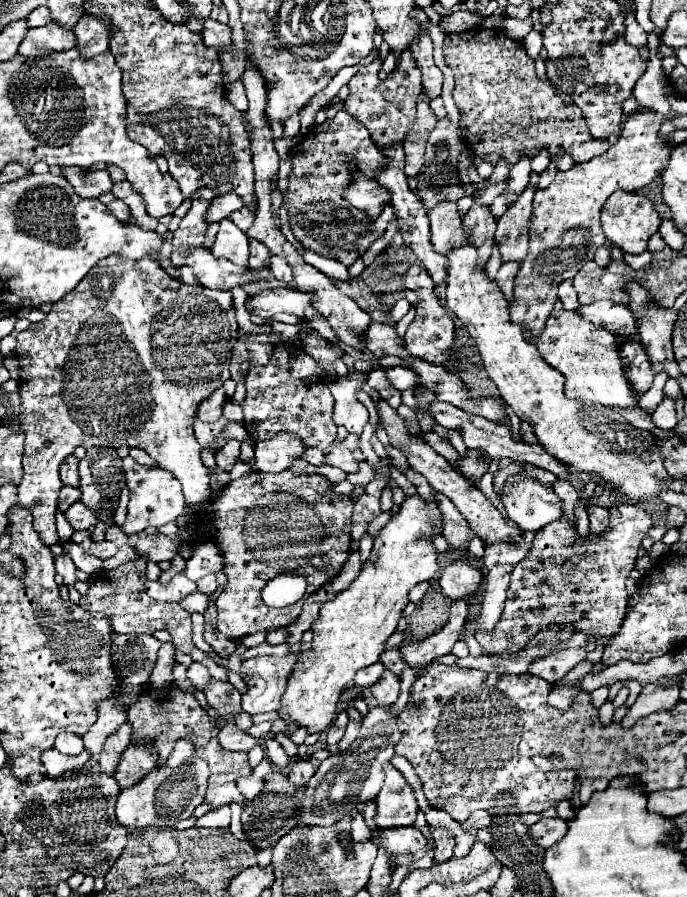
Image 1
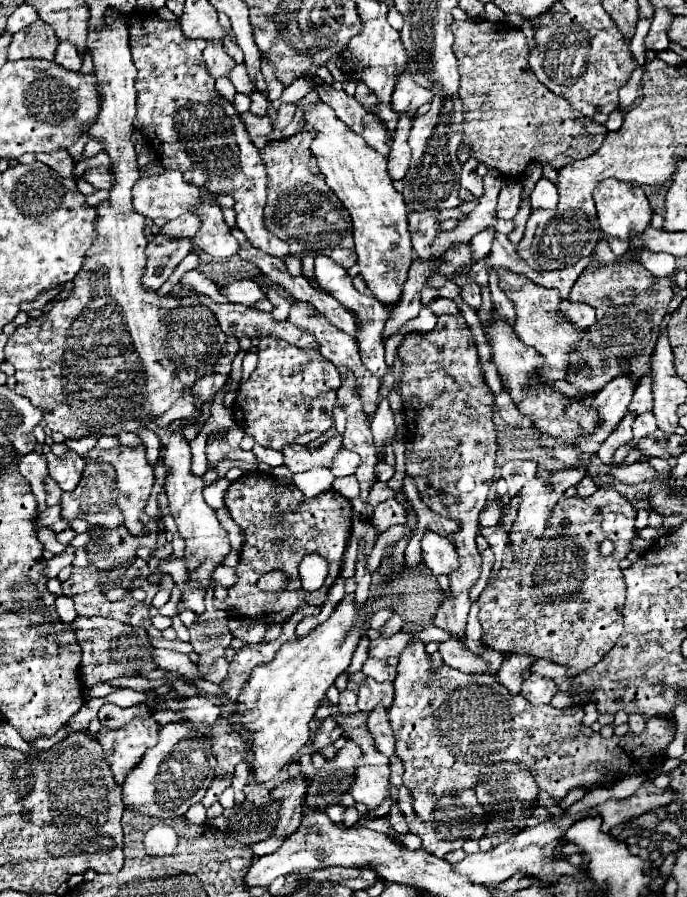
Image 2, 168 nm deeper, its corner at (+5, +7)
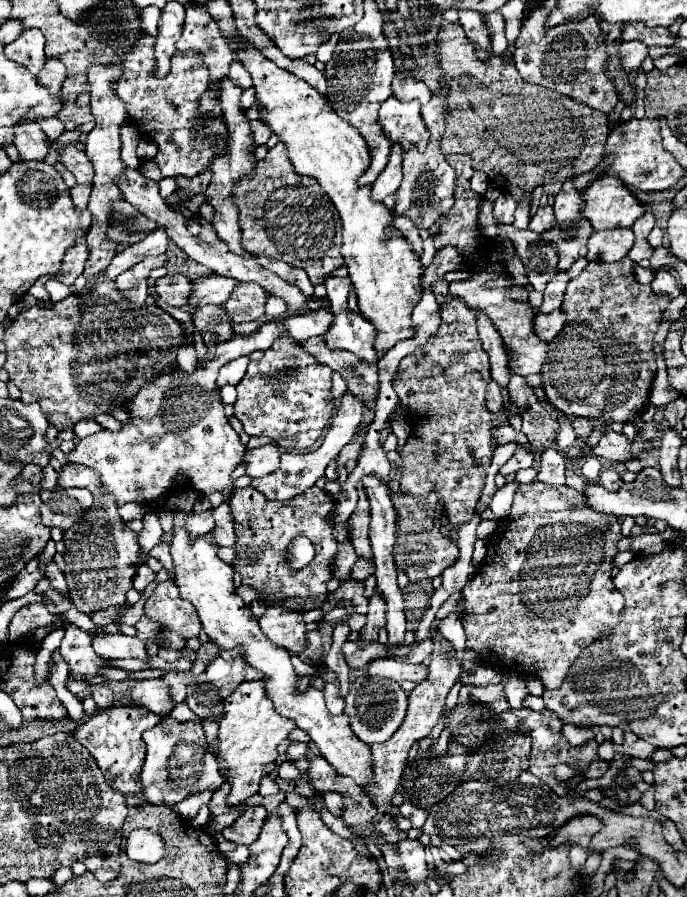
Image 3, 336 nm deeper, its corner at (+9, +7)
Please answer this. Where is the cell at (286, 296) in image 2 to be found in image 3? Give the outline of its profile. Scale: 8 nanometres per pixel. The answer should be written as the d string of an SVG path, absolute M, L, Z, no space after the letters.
M282 333L263 359L249 363L245 377L237 385L235 417L243 423L247 435L271 437L287 451L307 451L317 445L335 415L331 373L327 365L307 355L288 333Z

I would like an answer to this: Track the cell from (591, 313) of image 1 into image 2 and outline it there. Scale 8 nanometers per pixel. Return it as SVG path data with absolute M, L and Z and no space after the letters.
M565 299L561 301L561 313L565 313L565 317L569 317L569 321L573 321L573 325L577 327L595 325L595 307L587 303L575 303Z

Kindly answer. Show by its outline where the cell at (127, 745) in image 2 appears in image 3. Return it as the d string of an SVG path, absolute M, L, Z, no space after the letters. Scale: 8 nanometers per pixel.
M119 705L119 707L107 707L93 717L87 717L87 721L79 723L73 731L73 737L93 755L95 763L105 775L105 781L119 793L127 795L139 795L141 793L141 769L145 761L145 743L141 739L143 731L155 727L161 721L159 715L151 713L145 707L133 707L133 705Z

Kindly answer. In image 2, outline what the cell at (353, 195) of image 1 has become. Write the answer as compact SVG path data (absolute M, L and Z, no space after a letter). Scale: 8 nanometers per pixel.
M317 103L311 105L303 117L307 121L305 129L315 129L317 137L311 143L311 153L317 157L317 167L325 175L327 185L335 191L335 195L343 201L343 205L349 209L353 219L353 241L357 249L357 263L361 267L361 277L367 283L367 289L387 305L395 305L397 297L401 297L403 281L407 277L407 271L415 259L413 247L411 247L411 235L407 229L407 205L403 201L403 195L397 193L391 185L391 177L387 173L387 157L381 157L379 153L373 153L361 137L357 137L343 121L337 121L333 109L329 105Z

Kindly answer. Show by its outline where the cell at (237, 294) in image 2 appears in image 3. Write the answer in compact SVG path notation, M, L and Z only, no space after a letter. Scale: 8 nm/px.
M209 275L209 277L197 277L193 283L193 289L191 289L191 295L189 295L189 305L193 307L201 307L201 305L223 305L233 287L235 287L235 279L231 277L221 277L221 275Z

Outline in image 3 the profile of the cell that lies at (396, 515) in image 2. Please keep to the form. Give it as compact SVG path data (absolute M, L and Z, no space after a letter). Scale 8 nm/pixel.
M357 559L357 563L353 565L353 571L351 571L351 579L353 581L365 581L369 575L373 575L375 567L373 563L365 561L365 559Z

